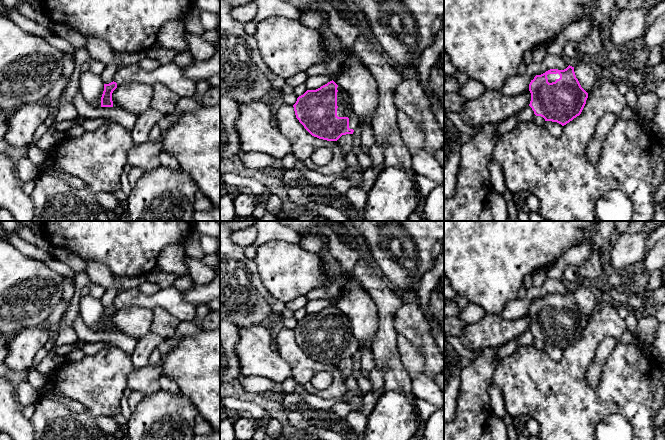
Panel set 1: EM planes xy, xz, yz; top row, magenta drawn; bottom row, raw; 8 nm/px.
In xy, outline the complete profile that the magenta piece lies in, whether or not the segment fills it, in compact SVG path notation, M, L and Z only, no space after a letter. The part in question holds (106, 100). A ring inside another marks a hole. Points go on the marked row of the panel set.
M173 61L159 66L153 71L145 71L139 65L122 65L117 67L113 81L104 84L101 107L113 107L112 93L124 82L144 84L163 83L180 98L192 98L196 94L196 82L186 78L183 68Z

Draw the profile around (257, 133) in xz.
M253 102L250 104L239 104L240 113L236 121L236 129L241 139L241 151L265 153L273 158L283 159L288 153L293 153L291 142L271 123L272 105L262 102Z

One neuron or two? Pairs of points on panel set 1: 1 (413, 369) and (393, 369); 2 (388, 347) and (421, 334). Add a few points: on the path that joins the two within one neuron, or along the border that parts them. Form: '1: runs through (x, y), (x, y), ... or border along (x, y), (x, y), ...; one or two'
1: border along (395, 347), (400, 362), (411, 379); two
2: border along (398, 309), (394, 315), (394, 328), (397, 333); two

